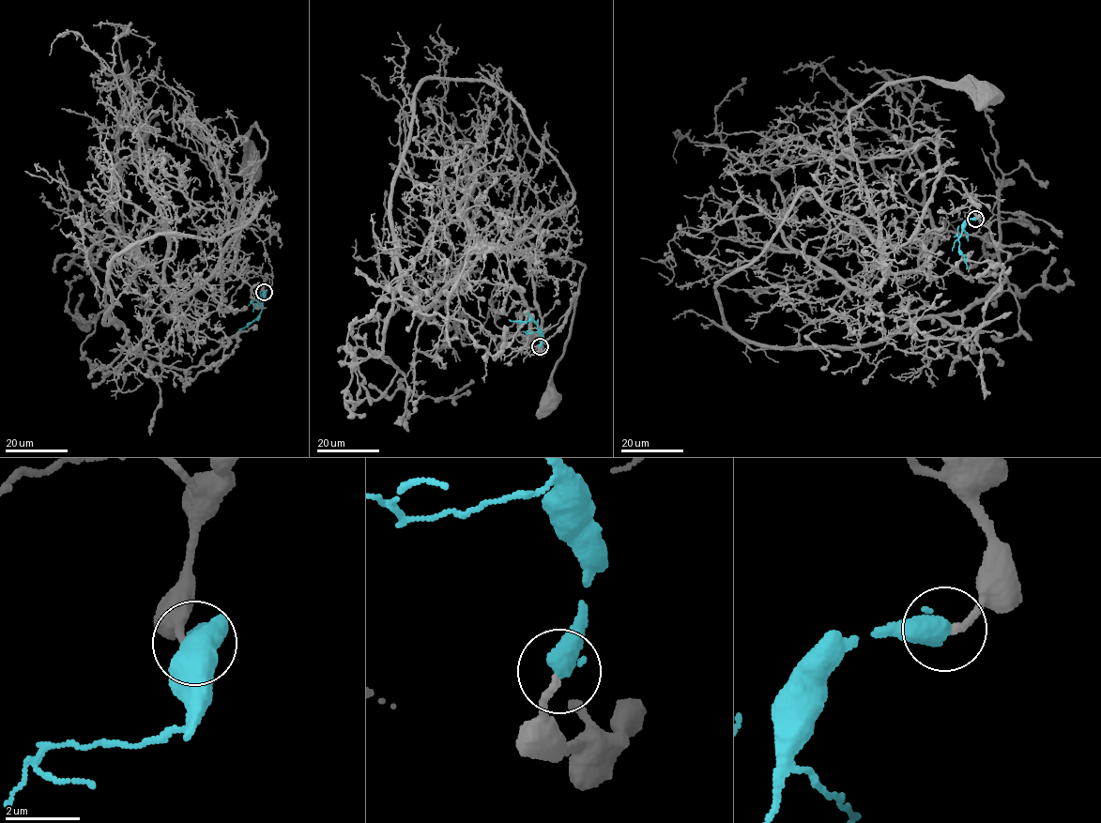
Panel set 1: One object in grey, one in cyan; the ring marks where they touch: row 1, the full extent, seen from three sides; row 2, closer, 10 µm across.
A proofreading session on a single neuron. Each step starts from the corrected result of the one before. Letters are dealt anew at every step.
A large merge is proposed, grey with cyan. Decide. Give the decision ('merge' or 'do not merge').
merge

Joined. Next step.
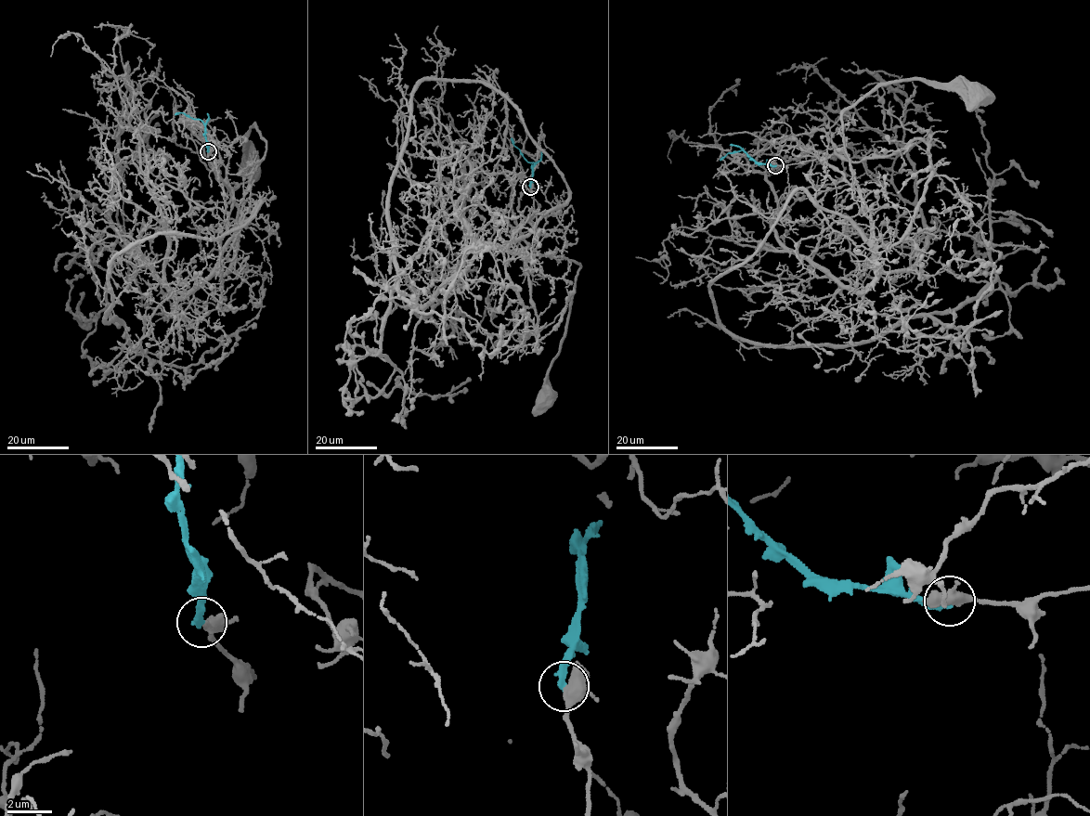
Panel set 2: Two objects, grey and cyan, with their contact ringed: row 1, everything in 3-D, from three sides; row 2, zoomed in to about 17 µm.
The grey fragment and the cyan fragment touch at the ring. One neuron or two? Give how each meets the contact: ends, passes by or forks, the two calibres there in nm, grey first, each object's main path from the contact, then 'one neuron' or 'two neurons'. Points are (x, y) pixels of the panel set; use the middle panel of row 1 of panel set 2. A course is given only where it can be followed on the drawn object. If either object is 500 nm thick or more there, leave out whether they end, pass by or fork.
500 nm thick on the grey side, 240 nm on the other; grey runs (530, 187), (538, 244), (528, 255), (522, 251), (532, 248), (580, 267), (564, 336), (548, 372), (545, 402); cyan runs (530, 187), (535, 163), (529, 162), (511, 138); two neurons

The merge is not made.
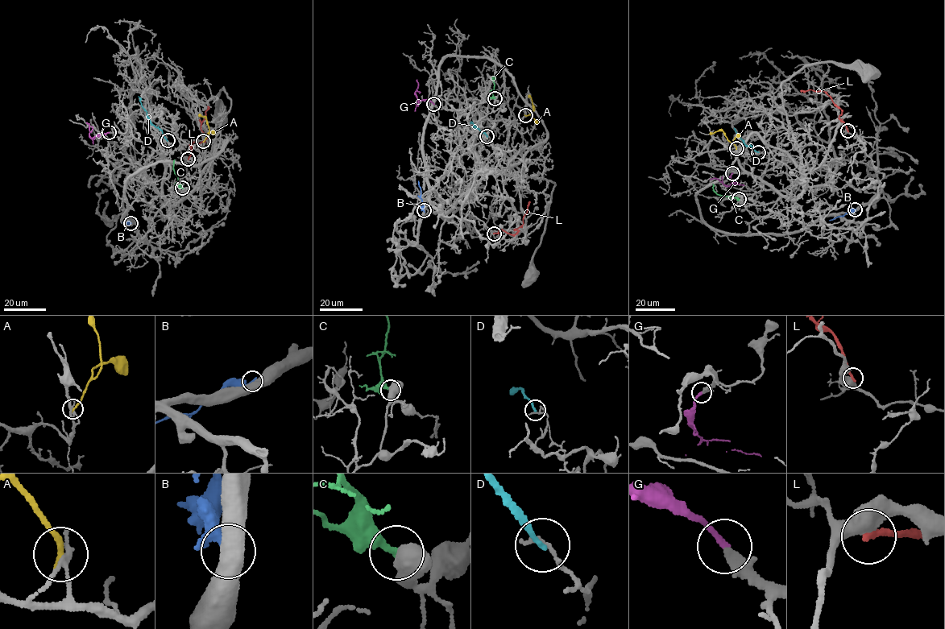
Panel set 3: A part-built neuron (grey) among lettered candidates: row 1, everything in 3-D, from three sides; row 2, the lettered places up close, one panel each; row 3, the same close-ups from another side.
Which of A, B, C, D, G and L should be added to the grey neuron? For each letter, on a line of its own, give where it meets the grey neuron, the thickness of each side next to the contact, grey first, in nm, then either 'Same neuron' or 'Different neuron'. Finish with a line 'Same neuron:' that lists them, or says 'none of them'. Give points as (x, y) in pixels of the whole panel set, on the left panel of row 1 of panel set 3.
A: Touches grey at (203, 141). Thickness 160 nm (grey) against 240 nm. Different neuron
B: Touches grey at (130, 223). Thickness 550 nm (grey) against 240 nm. Different neuron
C: Touches grey at (182, 188). Thickness 500 nm (grey) against 280 nm. Different neuron
D: Touches grey at (167, 140). Thickness 170 nm (grey) against 190 nm. Different neuron
G: Touches grey at (109, 132). Thickness 300 nm (grey) against 200 nm. Same neuron
L: Touches grey at (188, 159). Thickness 480 nm (grey) against 280 nm. Different neuron
Same neuron: G

